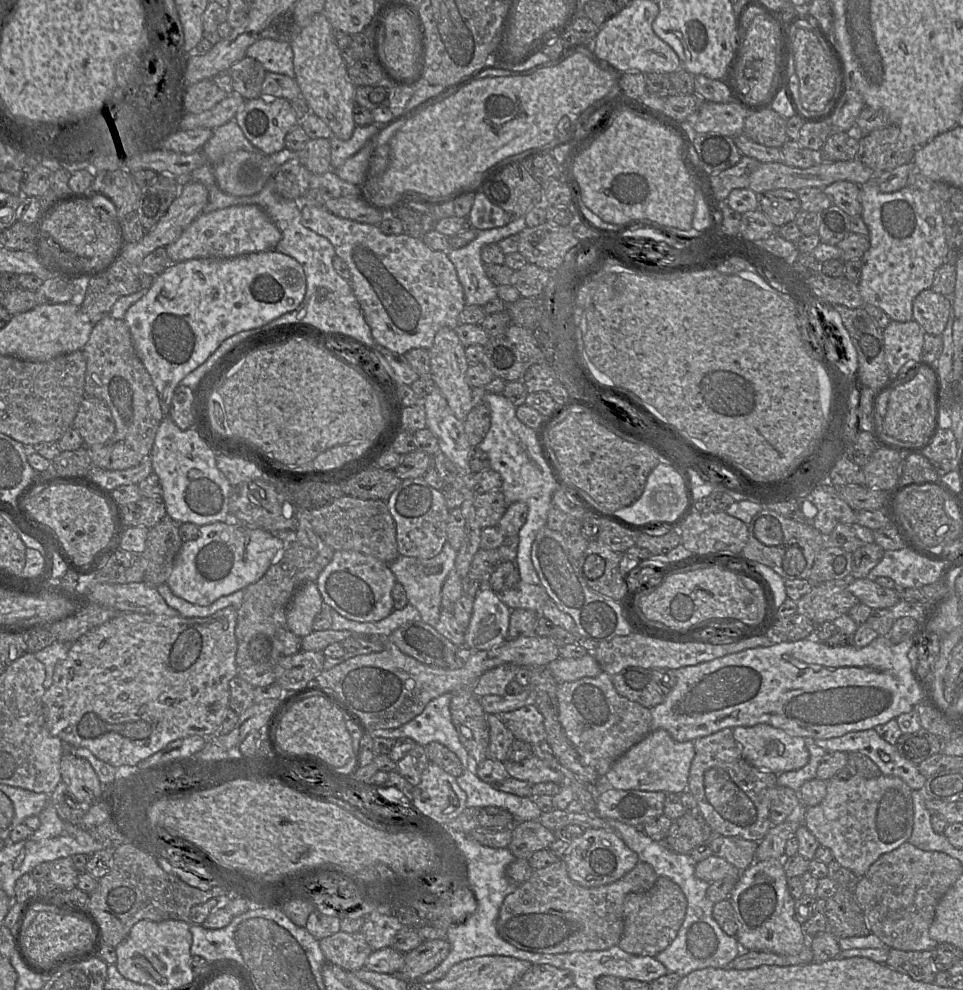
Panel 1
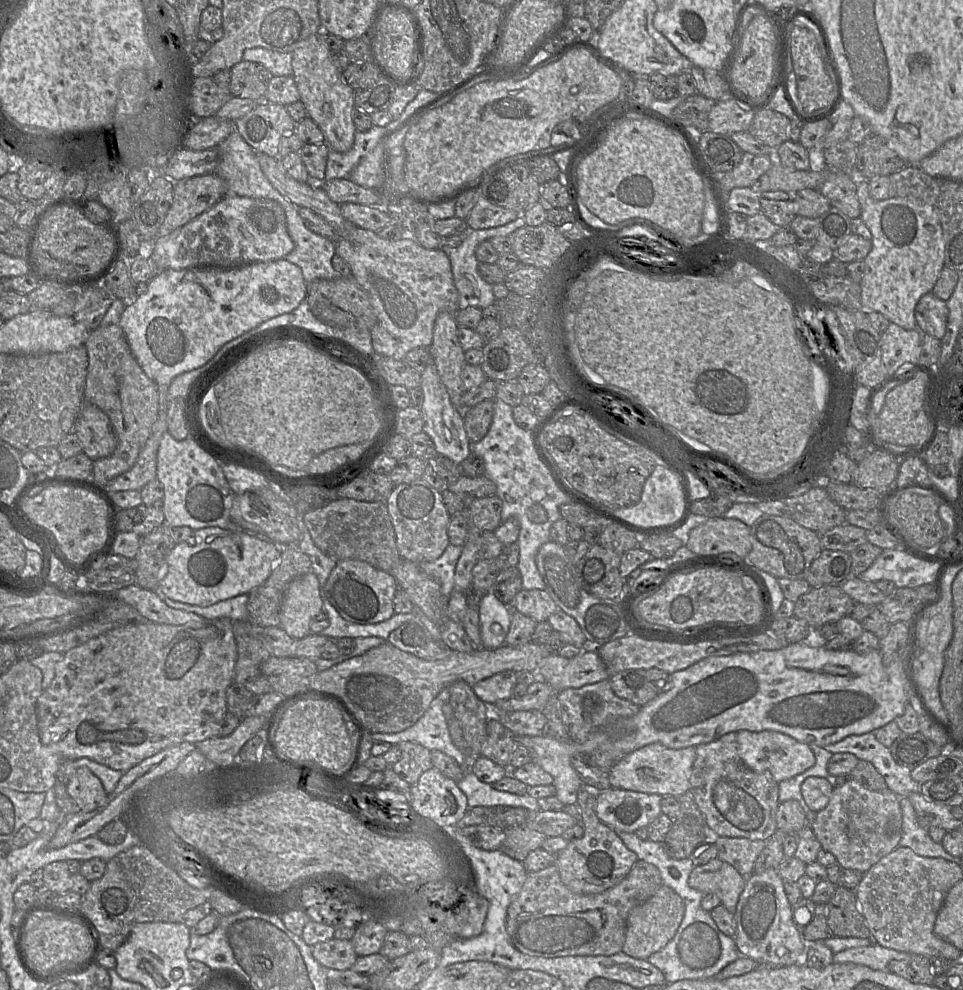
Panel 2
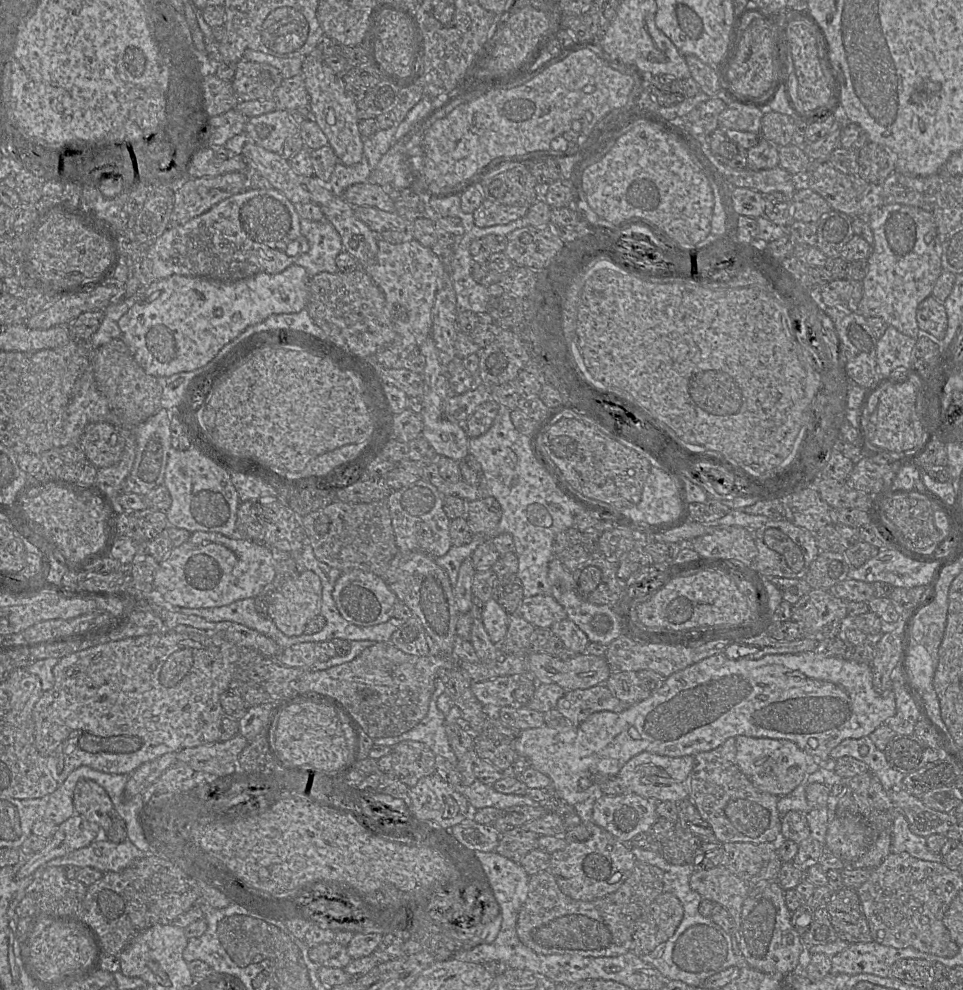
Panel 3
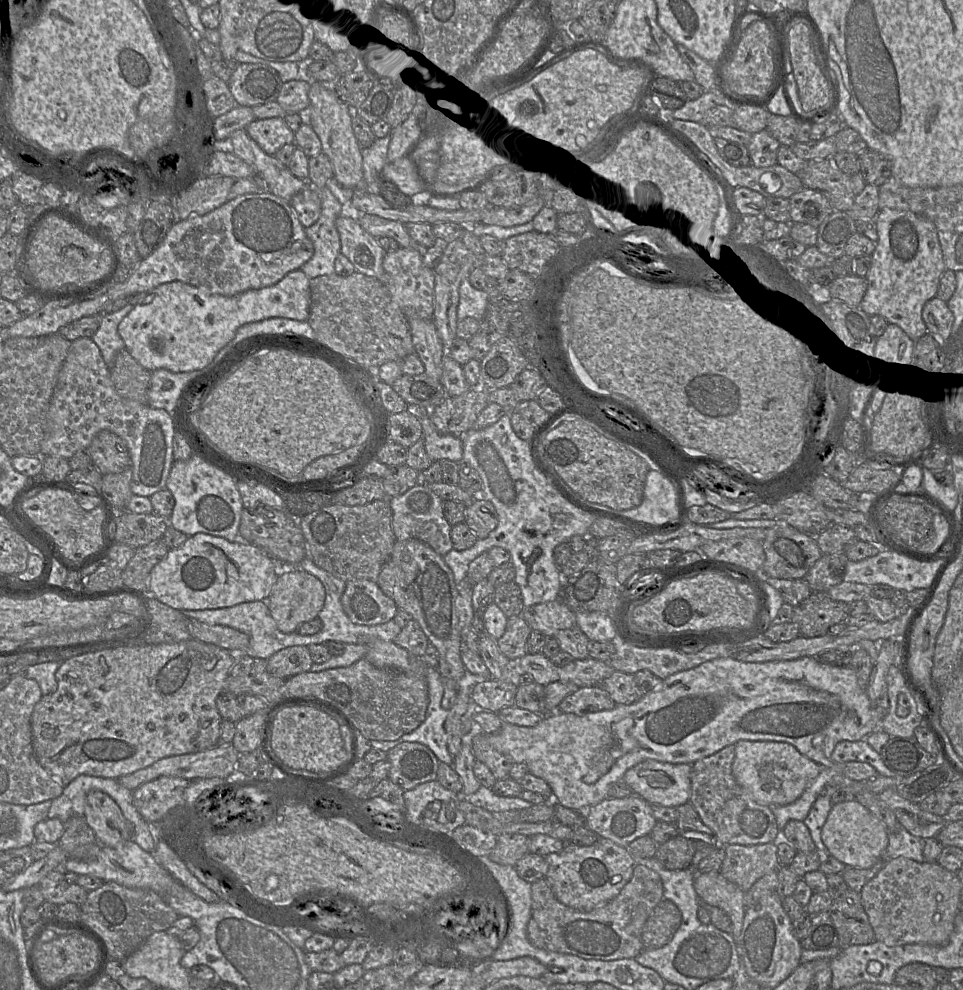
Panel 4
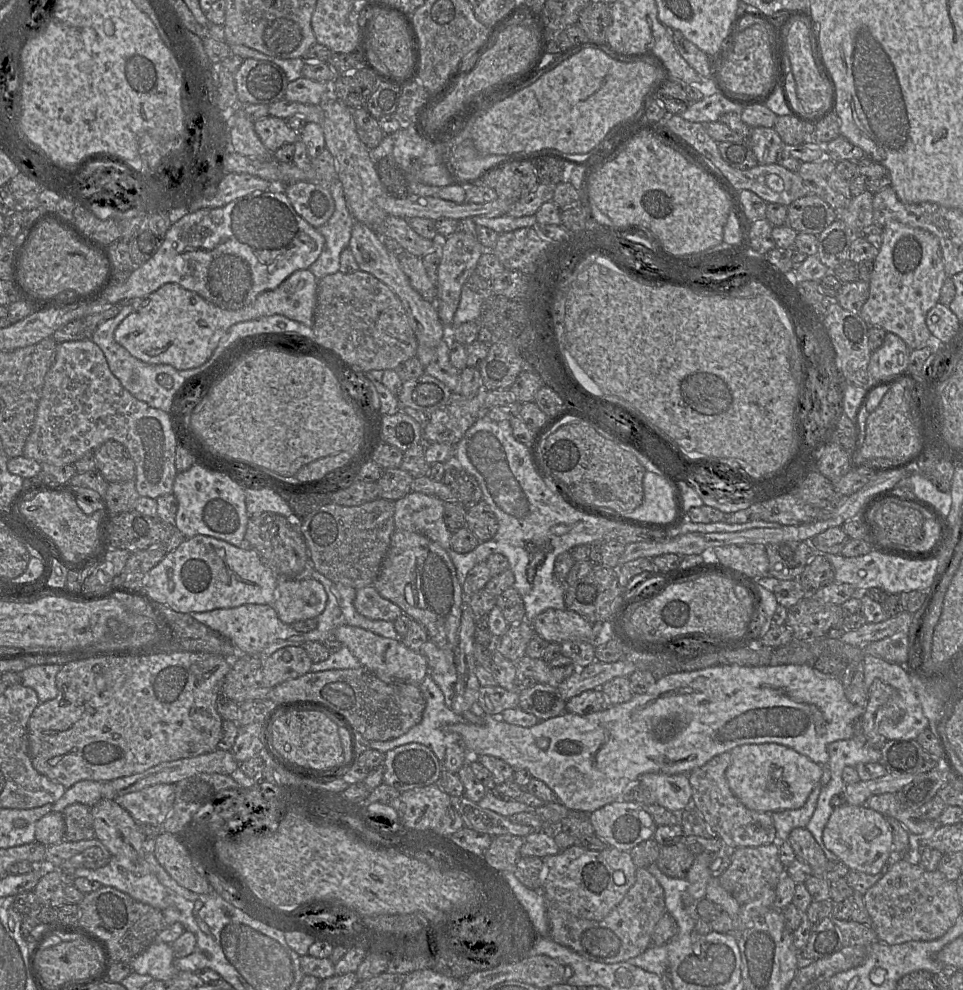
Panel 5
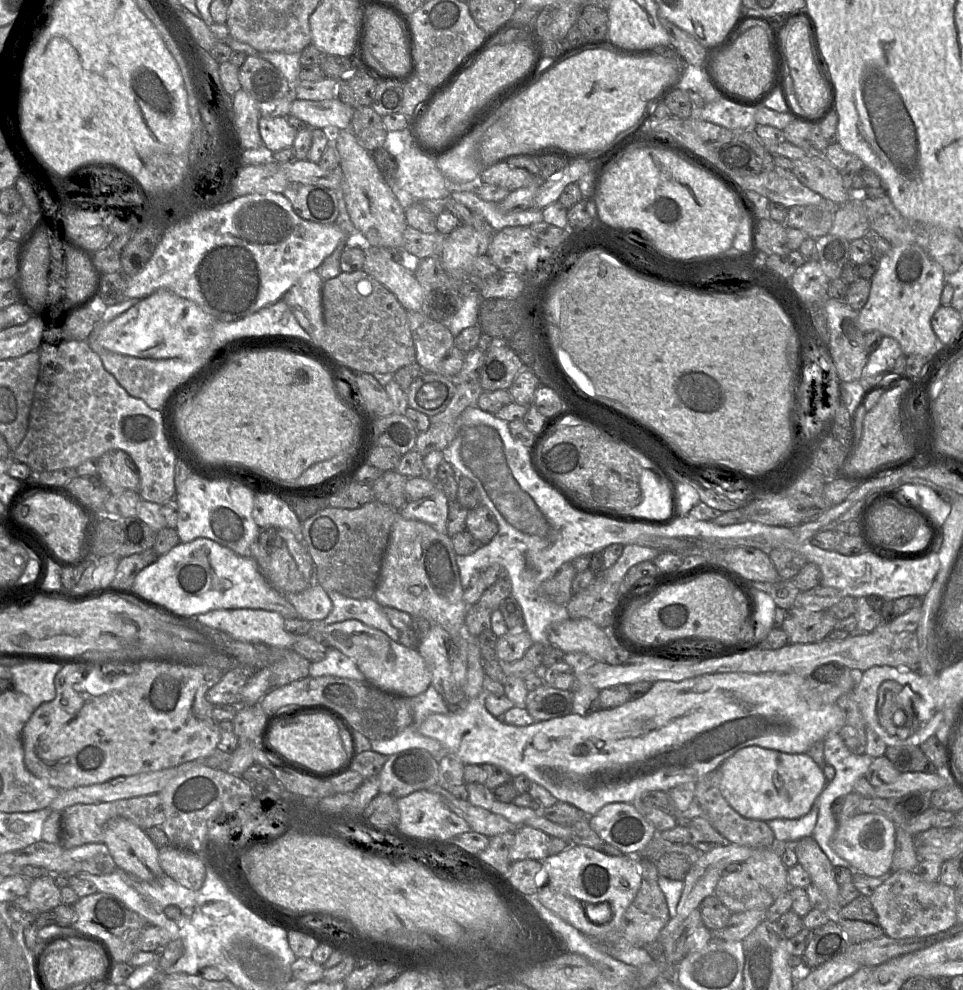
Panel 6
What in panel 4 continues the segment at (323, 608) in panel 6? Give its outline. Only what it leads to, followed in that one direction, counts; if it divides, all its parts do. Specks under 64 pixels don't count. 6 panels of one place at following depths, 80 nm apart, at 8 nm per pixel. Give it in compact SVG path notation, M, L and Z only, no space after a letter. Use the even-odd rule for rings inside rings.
M293 567L280 569L278 579L266 602L278 629L283 633L293 633L303 623L318 617L324 601L325 590L321 581L299 567Z

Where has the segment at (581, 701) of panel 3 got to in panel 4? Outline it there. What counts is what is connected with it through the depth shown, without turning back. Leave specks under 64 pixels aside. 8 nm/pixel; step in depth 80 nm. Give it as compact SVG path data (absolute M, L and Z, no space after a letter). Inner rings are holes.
M601 685L578 688L566 696L558 705L557 711L578 716L591 712L610 710L616 706L607 691Z

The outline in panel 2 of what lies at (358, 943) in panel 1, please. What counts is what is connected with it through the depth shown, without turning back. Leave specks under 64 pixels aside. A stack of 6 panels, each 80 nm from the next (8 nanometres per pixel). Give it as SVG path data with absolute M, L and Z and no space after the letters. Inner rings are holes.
M333 938L311 947L313 957L324 967L348 970L357 960L357 954L350 940Z

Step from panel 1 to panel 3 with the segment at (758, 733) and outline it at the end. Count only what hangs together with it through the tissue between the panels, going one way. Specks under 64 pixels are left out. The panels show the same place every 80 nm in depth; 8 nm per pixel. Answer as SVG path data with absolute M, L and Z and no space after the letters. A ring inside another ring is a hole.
M744 735L735 738L736 762L740 770L758 789L778 797L789 794L819 768L816 757L803 751L791 740Z

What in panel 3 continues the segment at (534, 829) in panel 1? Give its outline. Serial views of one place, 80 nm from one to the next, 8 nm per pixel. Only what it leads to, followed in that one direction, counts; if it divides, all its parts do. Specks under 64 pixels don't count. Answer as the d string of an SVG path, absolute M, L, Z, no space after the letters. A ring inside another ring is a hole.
M521 827L502 830L495 852L515 863L520 863L527 853L537 849L538 838L538 834L523 830Z

